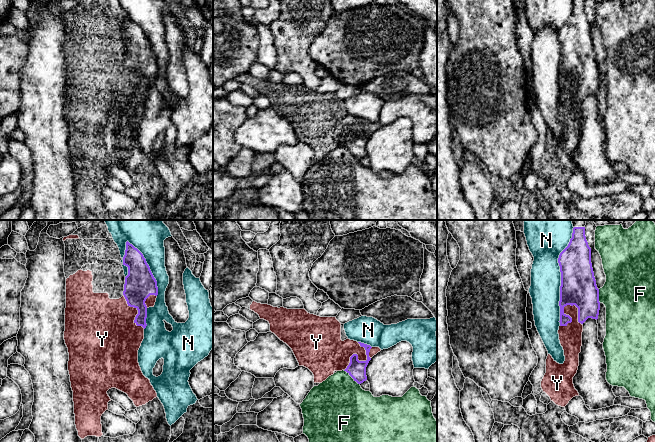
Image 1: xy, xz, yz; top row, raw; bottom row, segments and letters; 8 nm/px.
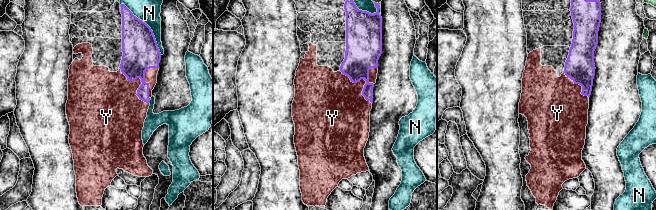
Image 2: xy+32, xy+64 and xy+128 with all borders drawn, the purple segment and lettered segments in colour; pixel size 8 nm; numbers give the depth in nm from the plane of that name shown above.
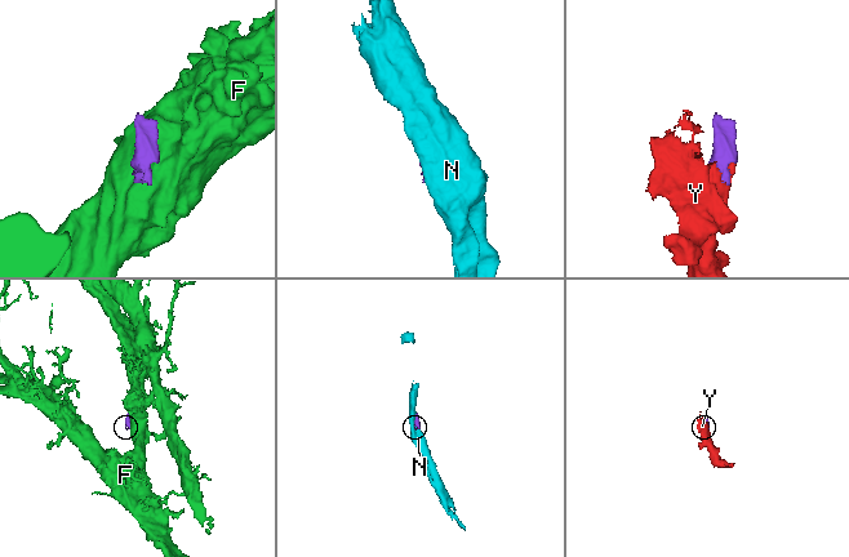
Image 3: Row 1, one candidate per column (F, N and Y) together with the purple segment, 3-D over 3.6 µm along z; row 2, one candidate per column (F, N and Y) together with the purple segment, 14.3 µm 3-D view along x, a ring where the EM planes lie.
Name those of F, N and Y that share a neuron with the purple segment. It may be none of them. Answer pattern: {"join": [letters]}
{"join": ["Y"]}

